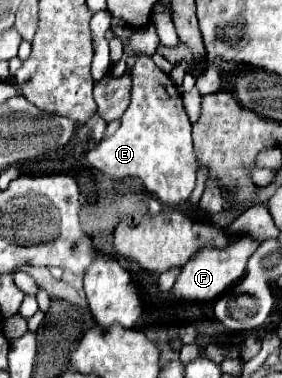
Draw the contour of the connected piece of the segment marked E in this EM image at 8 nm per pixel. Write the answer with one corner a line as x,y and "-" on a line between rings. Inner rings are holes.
144,53
136,55
132,79
132,101
122,115
120,129
92,147
86,153
86,159
90,165
114,179
142,179
144,187
164,205
180,205
190,197
198,171
192,123
184,111
180,91
174,81
154,65
152,57

